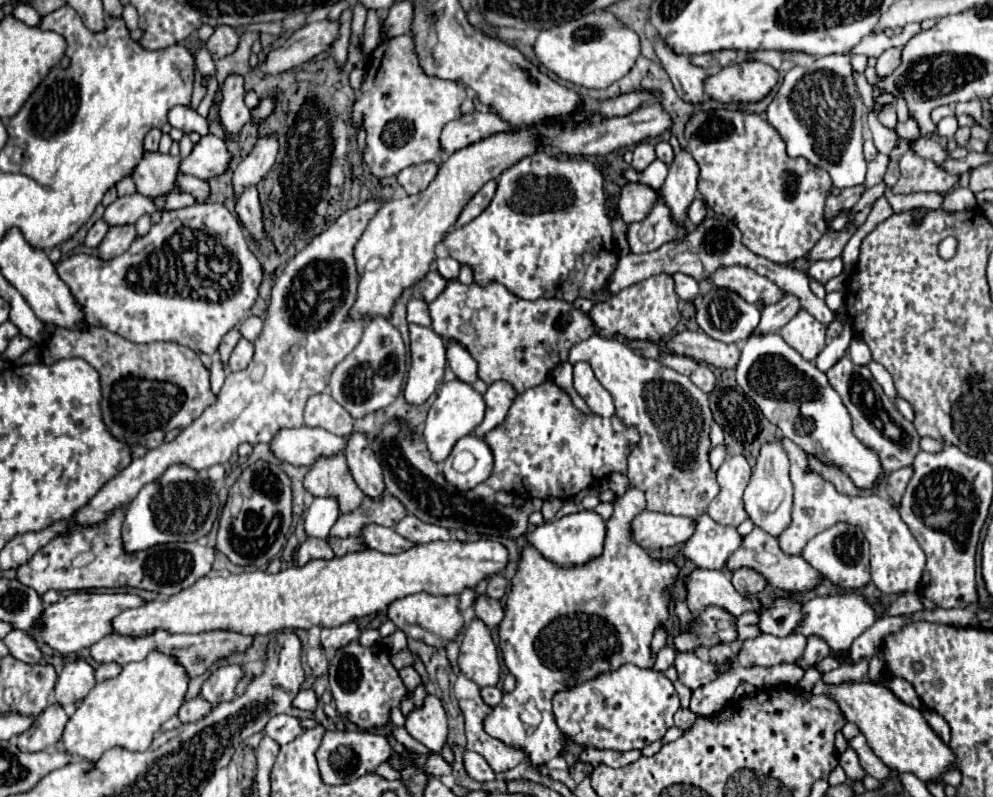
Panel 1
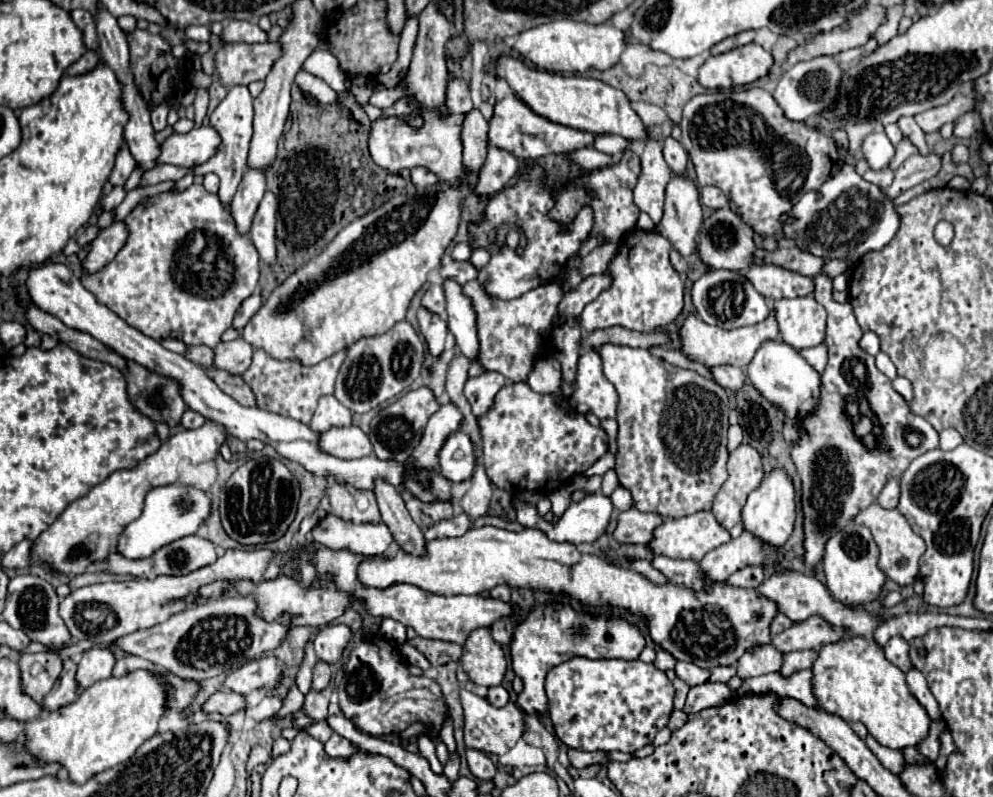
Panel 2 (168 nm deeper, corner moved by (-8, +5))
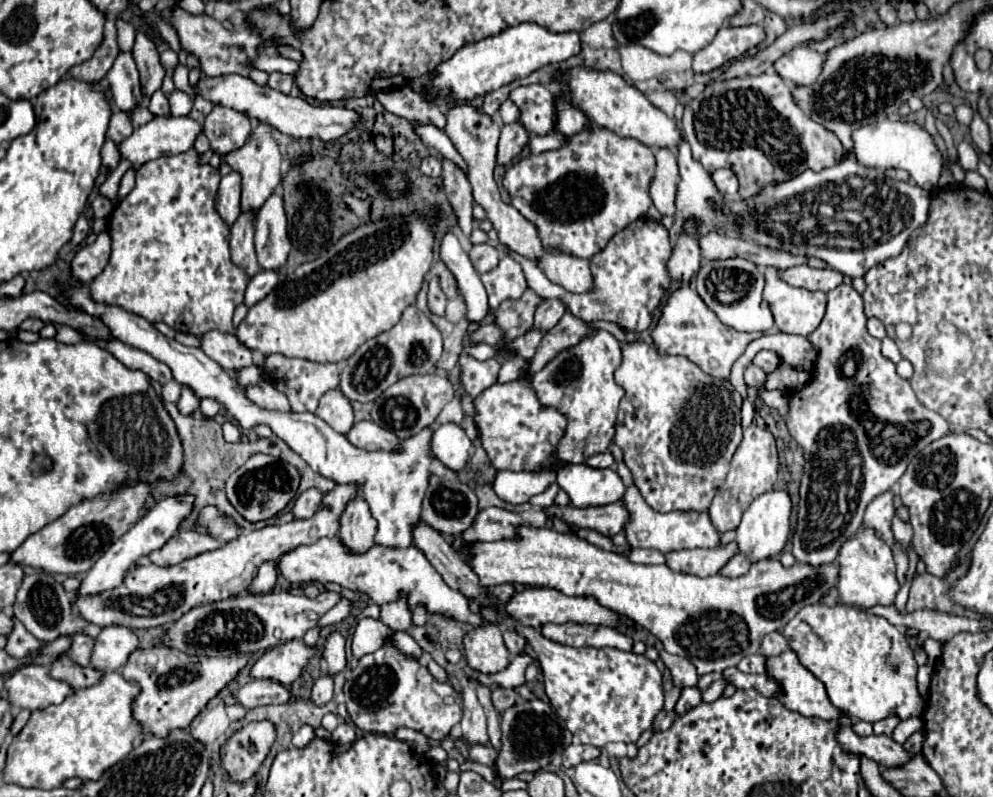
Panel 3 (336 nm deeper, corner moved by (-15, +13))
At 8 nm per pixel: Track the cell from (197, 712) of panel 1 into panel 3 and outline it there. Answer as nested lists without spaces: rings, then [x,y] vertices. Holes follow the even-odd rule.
[[[254,679],[254,681],[246,683],[244,687],[240,687],[238,691],[234,691],[232,695],[234,695],[236,703],[240,703],[246,709],[258,707],[258,705],[286,703],[290,699],[290,691],[284,685],[264,681],[264,679]]]

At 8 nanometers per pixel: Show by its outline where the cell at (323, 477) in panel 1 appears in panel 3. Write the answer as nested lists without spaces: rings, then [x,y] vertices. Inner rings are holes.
[[[362,497],[348,501],[344,513],[340,515],[340,539],[344,539],[352,551],[368,551],[368,547],[374,545],[376,527],[378,523]]]

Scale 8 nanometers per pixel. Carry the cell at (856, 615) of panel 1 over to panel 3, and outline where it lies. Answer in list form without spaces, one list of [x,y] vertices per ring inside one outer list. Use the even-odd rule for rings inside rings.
[[[780,631],[768,633],[768,635],[764,637],[762,645],[760,645],[760,653],[762,653],[762,655],[768,655],[768,657],[778,655],[778,653],[782,653],[782,651],[786,651],[786,649],[790,649],[790,643],[788,643],[788,639],[786,639]]]

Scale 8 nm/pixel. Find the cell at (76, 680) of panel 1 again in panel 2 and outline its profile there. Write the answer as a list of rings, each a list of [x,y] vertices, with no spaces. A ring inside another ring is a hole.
[[[93,647],[83,653],[77,669],[77,683],[81,687],[91,687],[93,683],[111,677],[115,655],[109,647]]]

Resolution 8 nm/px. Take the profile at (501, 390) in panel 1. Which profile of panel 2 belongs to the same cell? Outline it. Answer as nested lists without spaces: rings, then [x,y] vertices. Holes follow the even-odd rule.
[[[485,371],[479,377],[469,377],[465,383],[465,397],[471,403],[473,415],[481,417],[491,405],[493,405],[493,397],[499,393],[499,389],[505,385],[505,377],[501,373],[495,371]]]

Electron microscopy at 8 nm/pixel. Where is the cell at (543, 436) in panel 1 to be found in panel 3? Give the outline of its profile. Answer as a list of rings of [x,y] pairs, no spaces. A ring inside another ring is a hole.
[[[518,379],[510,383],[496,383],[488,387],[488,391],[480,393],[474,403],[482,447],[498,471],[542,471],[560,467],[552,455],[566,433],[566,417],[554,407],[542,407],[530,381]]]

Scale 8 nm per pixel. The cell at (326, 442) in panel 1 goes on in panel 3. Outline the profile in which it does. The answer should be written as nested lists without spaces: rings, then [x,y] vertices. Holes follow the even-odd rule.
[[[360,421],[354,423],[354,427],[346,433],[346,439],[364,451],[390,451],[400,445],[400,439],[396,439],[394,433],[384,431],[372,421]]]

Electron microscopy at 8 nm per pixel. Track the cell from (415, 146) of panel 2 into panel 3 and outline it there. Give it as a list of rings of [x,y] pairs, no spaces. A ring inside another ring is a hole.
[[[442,157],[442,167],[444,167],[444,189],[448,195],[448,201],[452,203],[456,215],[458,215],[458,225],[464,231],[466,237],[470,237],[470,231],[474,229],[474,219],[472,219],[472,185],[468,181],[468,175],[452,161]]]

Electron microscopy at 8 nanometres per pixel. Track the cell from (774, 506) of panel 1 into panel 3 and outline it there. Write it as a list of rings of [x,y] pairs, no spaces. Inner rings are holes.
[[[772,489],[772,491],[762,493],[760,497],[756,497],[752,501],[752,505],[744,511],[742,523],[736,529],[736,533],[738,533],[736,543],[740,547],[740,553],[748,555],[748,559],[752,559],[754,563],[778,555],[788,541],[790,511],[792,511],[792,501],[790,501],[790,493],[786,489]]]

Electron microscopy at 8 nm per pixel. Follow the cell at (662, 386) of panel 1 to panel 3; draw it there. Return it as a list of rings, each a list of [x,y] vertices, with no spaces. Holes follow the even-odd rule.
[[[644,341],[622,347],[622,363],[614,371],[614,379],[626,391],[620,401],[614,441],[624,451],[624,463],[644,501],[658,513],[706,511],[716,491],[722,487],[730,469],[730,459],[742,441],[740,393],[736,393],[728,379],[716,379],[690,359],[664,355]]]

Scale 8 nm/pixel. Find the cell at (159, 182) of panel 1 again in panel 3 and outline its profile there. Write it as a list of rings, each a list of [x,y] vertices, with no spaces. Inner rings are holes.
[[[132,51],[118,53],[112,69],[106,75],[106,83],[110,85],[112,103],[116,109],[132,115],[134,107],[144,103],[140,73],[136,69],[136,61],[132,57]]]

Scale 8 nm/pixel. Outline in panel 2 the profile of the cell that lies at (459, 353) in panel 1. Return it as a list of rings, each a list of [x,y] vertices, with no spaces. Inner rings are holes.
[[[447,279],[443,283],[443,289],[447,297],[449,331],[455,335],[459,351],[469,359],[477,359],[479,339],[477,339],[477,315],[473,311],[473,303],[463,293],[463,287],[455,279]]]

